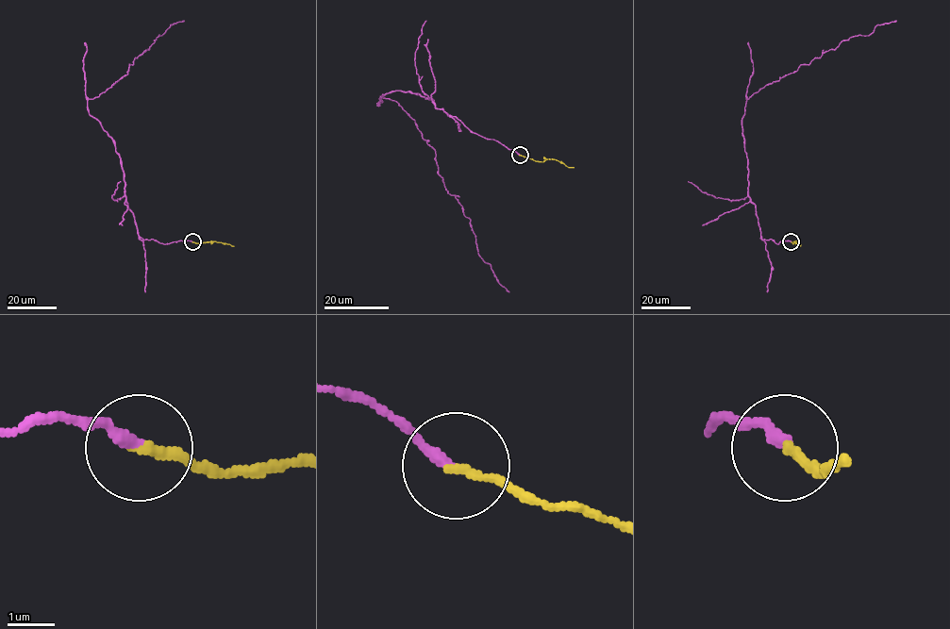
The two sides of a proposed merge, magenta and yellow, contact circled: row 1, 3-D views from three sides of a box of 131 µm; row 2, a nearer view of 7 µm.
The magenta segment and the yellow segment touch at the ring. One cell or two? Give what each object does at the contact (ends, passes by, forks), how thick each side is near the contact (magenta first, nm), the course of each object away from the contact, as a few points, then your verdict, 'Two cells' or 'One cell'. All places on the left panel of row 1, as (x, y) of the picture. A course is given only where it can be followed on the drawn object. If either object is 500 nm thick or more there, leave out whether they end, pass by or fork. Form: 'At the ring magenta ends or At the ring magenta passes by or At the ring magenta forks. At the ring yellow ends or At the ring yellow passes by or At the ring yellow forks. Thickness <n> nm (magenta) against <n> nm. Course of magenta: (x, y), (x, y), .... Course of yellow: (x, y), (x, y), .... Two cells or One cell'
At the ring magenta ends. At the ring yellow ends. Thickness 240 nm (magenta) against 180 nm. Course of magenta: (192, 242), (162, 244), (139, 235), (115, 140), (89, 113), (88, 102), (127, 74), (170, 24), (184, 20). Course of yellow: (192, 242), (219, 242), (234, 246). One cell

